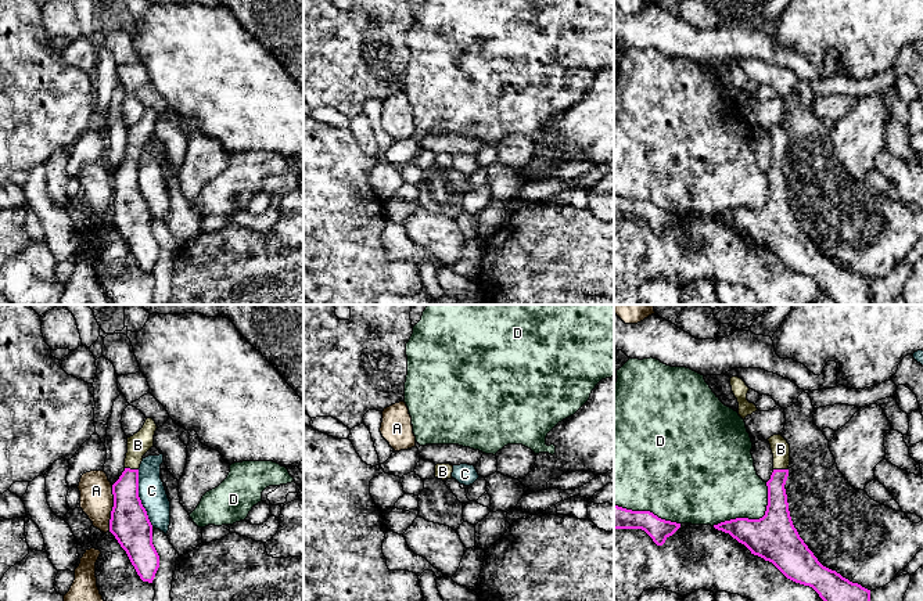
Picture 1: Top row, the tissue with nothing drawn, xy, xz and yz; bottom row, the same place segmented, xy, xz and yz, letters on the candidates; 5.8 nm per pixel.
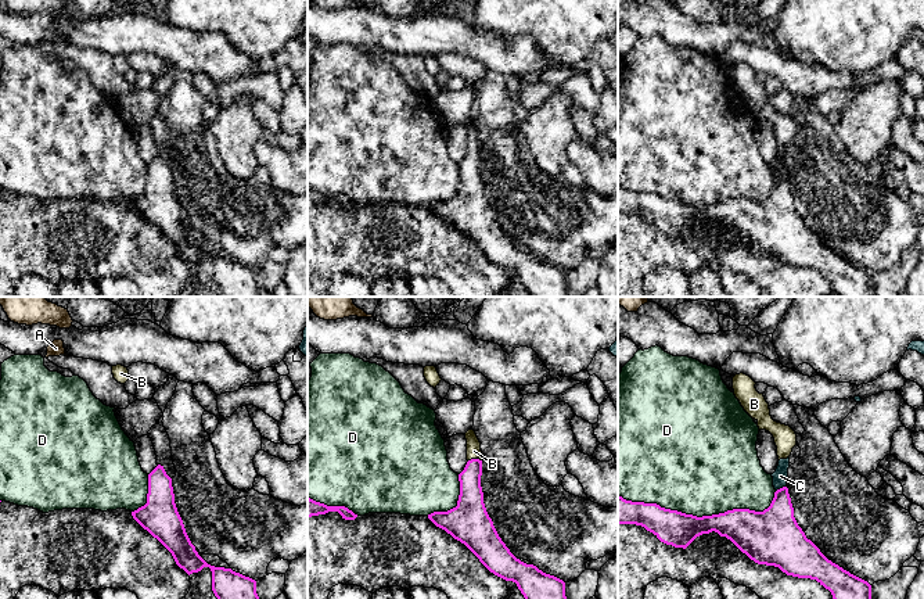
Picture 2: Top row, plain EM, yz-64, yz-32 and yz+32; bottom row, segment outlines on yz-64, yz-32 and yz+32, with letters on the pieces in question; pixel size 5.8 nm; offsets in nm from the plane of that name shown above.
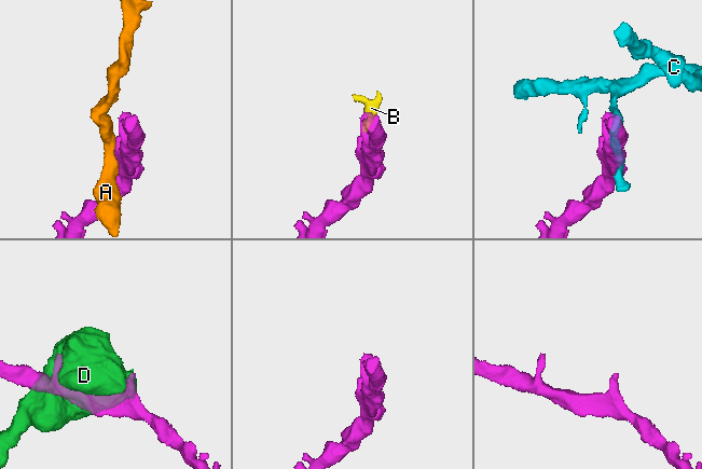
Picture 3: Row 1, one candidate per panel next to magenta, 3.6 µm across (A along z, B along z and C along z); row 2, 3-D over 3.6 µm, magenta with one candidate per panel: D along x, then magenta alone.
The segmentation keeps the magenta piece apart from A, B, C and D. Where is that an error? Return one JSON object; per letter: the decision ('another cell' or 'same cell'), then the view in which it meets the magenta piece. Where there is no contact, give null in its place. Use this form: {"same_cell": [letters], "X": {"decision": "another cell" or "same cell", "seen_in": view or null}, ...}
{"same_cell": ["B"], "A": {"decision": "another cell", "seen_in": "xy"}, "B": {"decision": "same cell", "seen_in": "yz"}, "C": {"decision": "another cell", "seen_in": "xy"}, "D": {"decision": "another cell", "seen_in": "yz"}}

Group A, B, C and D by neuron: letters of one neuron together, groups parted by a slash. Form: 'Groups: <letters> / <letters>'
Groups: A / B / C / D

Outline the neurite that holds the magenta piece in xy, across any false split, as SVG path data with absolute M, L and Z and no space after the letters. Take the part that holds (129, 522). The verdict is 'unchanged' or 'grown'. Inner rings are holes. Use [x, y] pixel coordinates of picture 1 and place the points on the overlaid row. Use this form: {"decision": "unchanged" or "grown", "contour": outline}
{"decision": "grown", "contour": "M147 418L143 428L128 438L125 471L112 485L114 507L109 532L126 551L143 582L152 583L159 555L152 544L152 525L139 497L139 468L143 456L154 446L157 424Z"}

